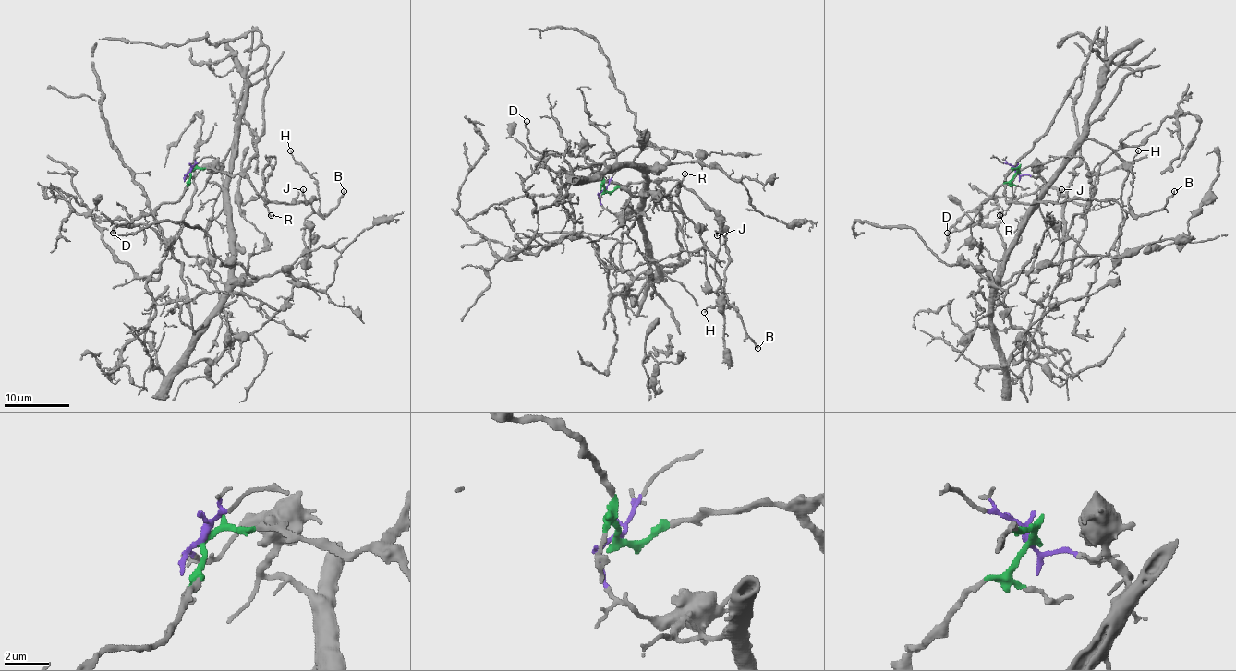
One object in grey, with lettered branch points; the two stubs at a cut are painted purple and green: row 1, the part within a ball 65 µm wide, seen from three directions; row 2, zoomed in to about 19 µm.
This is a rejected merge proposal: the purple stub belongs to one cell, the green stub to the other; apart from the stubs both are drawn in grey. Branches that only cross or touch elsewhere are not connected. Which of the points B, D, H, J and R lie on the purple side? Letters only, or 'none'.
none

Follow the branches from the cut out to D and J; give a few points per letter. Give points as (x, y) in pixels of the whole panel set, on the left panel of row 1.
D: (190, 172), (190, 185), (175, 202), (163, 202), (151, 212), (139, 213), (114, 228), (112, 233)
J: (190, 172), (214, 168), (218, 172), (242, 174), (263, 199), (289, 204), (307, 200), (302, 189)

